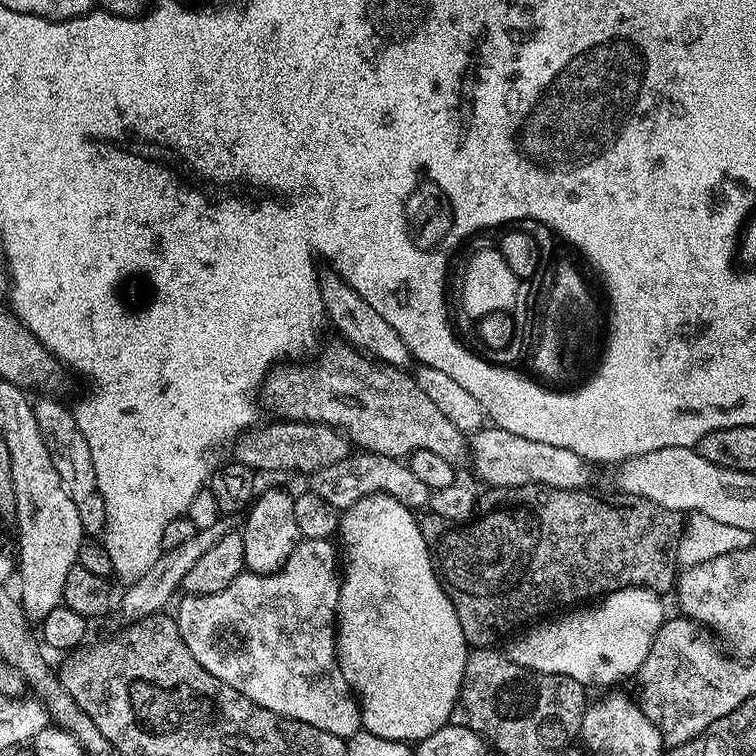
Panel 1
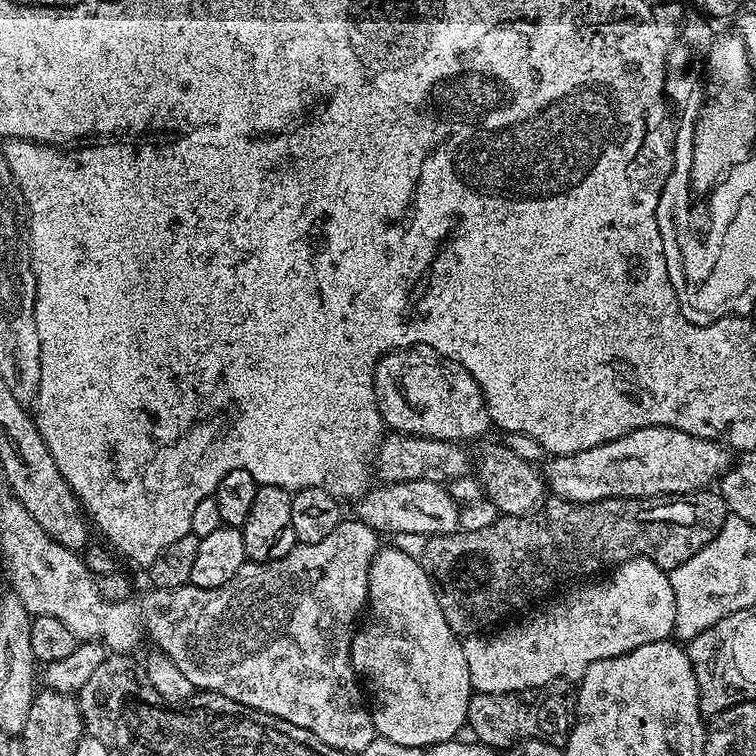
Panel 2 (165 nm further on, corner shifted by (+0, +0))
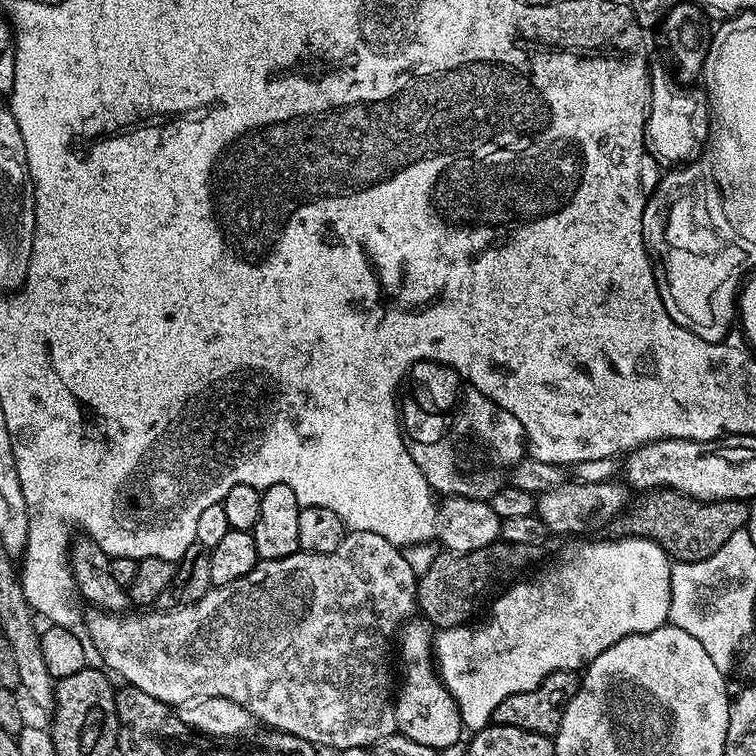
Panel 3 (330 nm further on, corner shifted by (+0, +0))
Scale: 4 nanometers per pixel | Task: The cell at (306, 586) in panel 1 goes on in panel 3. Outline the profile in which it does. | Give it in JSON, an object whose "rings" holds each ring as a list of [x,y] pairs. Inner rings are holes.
{"rings":[[[349,531],[338,546],[338,550],[327,552],[326,554],[318,554],[317,552],[305,552],[303,550],[290,554],[286,558],[278,558],[277,560],[260,560],[254,570],[250,570],[250,574],[246,574],[246,578],[238,578],[238,582],[230,582],[226,586],[213,586],[212,589],[202,598],[198,598],[198,602],[194,602],[190,606],[182,606],[181,608],[173,608],[171,610],[144,610],[141,616],[128,616],[129,614],[117,614],[114,612],[93,611],[93,616],[86,620],[86,628],[88,624],[87,639],[90,641],[91,647],[96,648],[100,654],[103,667],[109,673],[117,672],[124,679],[125,685],[142,690],[146,694],[150,694],[150,698],[160,700],[169,706],[179,706],[187,704],[190,700],[221,700],[222,698],[230,698],[230,702],[238,702],[238,706],[242,706],[246,710],[250,710],[250,714],[261,725],[267,726],[269,729],[285,732],[286,734],[294,734],[298,738],[302,738],[306,742],[315,744],[321,749],[337,748],[343,750],[346,748],[367,748],[371,749],[382,738],[390,738],[390,734],[397,732],[396,730],[396,702],[394,699],[394,676],[388,673],[388,655],[393,655],[394,641],[397,639],[398,633],[403,629],[405,623],[413,619],[414,613],[417,611],[416,603],[416,586],[418,583],[418,572],[412,569],[412,564],[404,556],[397,545],[386,542],[386,538],[382,538],[382,534],[370,534],[369,532]]]}

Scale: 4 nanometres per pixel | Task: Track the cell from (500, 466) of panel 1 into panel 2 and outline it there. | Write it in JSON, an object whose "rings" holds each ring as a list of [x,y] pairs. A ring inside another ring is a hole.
{"rings":[[[659,424],[635,428],[627,436],[620,436],[590,450],[569,456],[552,456],[543,465],[542,475],[547,491],[553,497],[579,504],[606,498],[638,500],[685,496],[715,485],[730,467],[728,455],[729,449],[717,440],[698,438]]]}

